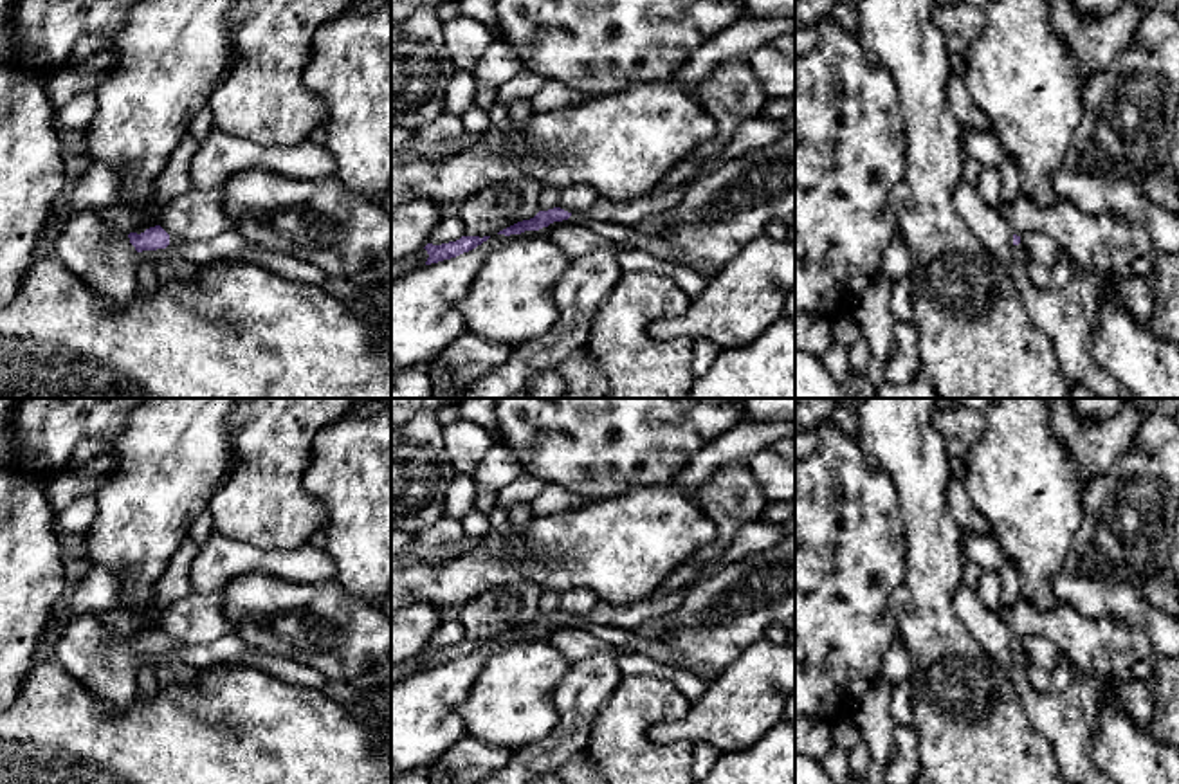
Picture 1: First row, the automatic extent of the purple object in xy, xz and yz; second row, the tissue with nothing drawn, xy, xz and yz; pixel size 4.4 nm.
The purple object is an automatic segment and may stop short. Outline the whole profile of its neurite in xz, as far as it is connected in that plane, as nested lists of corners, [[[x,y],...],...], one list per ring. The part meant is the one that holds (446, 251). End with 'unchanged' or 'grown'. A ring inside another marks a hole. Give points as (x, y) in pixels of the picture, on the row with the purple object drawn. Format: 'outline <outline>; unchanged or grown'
outline [[[462,236],[456,242],[449,242],[449,243],[442,243],[442,245],[427,243],[424,247],[427,251],[427,254],[429,254],[425,265],[456,258],[456,256],[460,256],[463,252],[469,252],[469,251],[476,249],[478,245],[487,242],[489,238],[490,236],[483,236],[483,238],[480,238],[480,236]]]; unchanged

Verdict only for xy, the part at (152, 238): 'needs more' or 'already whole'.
already whole

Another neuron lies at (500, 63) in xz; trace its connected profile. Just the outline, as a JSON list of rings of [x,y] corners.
[[[494,41],[471,72],[478,85],[499,87],[525,70],[526,67],[508,45]]]

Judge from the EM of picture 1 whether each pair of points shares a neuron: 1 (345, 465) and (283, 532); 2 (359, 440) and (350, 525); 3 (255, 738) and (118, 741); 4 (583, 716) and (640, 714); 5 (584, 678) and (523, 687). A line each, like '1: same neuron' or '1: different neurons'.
1: different neurons
2: same neuron
3: same neuron
4: different neurons
5: different neurons

